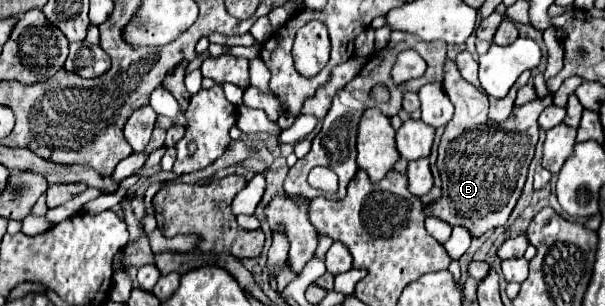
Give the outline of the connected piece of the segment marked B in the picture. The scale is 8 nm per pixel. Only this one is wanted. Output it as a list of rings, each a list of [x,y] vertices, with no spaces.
[[[451,60],[445,64],[443,88],[455,106],[455,114],[445,126],[437,150],[441,196],[425,206],[425,214],[441,218],[451,226],[461,226],[469,230],[471,238],[479,238],[491,228],[505,226],[515,208],[539,138],[537,118],[547,106],[551,106],[551,96],[517,106],[505,122],[491,122],[487,116],[488,96],[465,82]]]

